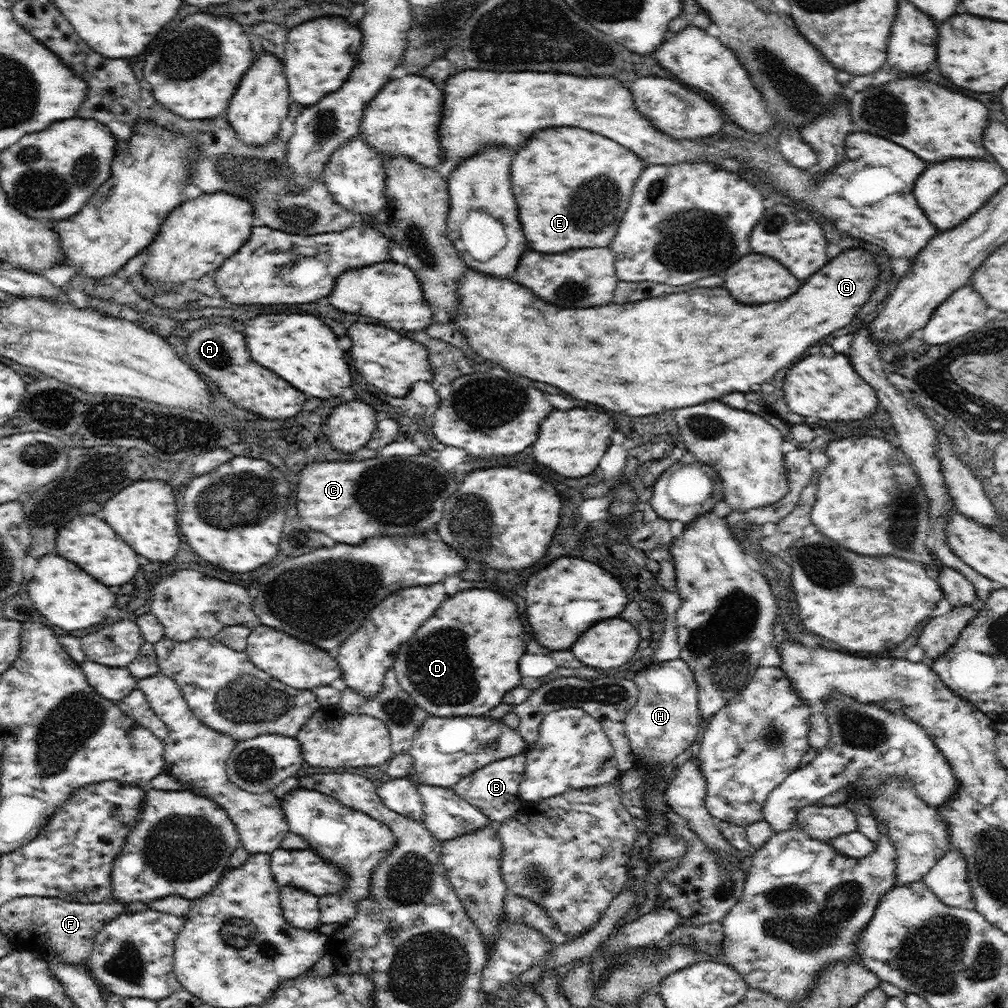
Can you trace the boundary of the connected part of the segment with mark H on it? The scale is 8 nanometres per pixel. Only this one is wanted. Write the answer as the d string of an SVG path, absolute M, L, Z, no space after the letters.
M681 659L668 660L640 670L632 678L637 685L636 705L625 719L625 733L632 754L641 765L668 764L699 740L702 716L698 710L698 689L692 670Z

